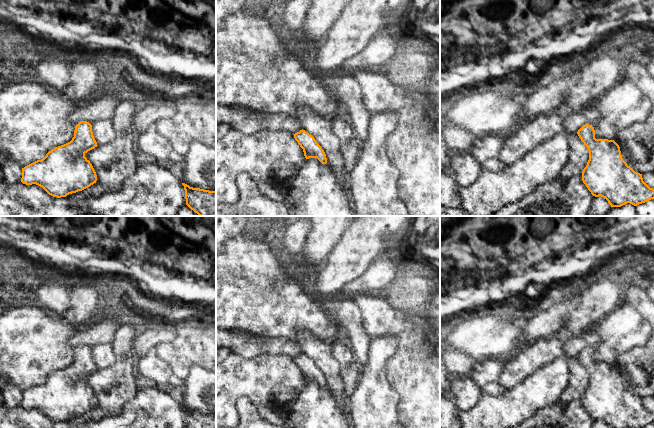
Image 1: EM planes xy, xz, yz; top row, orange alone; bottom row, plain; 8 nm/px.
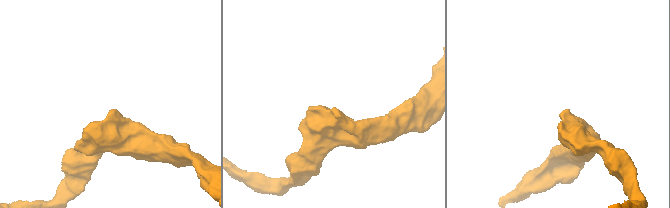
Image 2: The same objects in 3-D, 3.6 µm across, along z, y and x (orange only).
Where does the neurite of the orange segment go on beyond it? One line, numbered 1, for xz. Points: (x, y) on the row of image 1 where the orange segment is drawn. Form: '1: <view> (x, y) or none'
1: none

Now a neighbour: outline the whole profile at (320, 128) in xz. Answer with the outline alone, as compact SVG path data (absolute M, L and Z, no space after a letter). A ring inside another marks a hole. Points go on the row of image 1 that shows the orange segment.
M307 107L299 108L295 117L300 121L302 129L311 134L322 147L334 176L346 191L350 187L350 181L345 178L345 162L339 150L340 142L332 132L330 121Z

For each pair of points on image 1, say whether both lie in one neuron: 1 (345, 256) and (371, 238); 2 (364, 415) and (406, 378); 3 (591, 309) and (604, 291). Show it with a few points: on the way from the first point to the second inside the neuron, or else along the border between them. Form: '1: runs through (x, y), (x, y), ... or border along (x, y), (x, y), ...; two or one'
1: runs through (351, 254), (365, 240); one
2: border along (386, 367), (387, 380), (399, 398), (398, 412); two
3: runs through (594, 305), (604, 295); one

